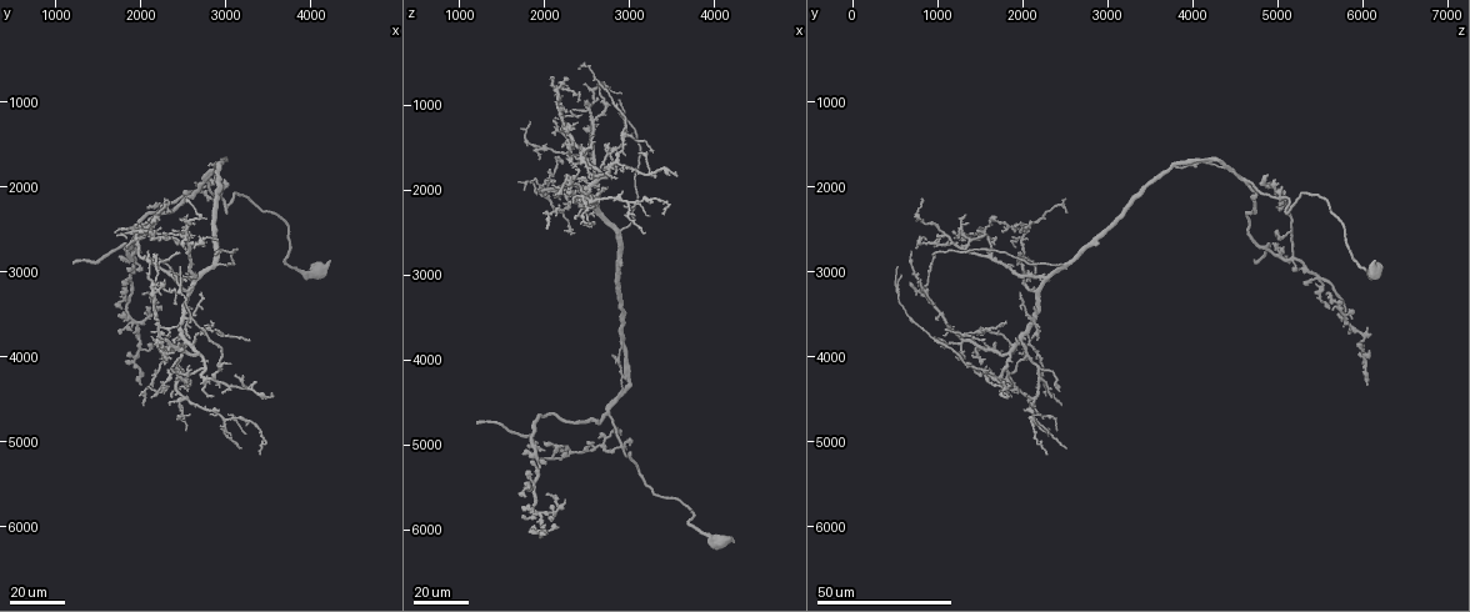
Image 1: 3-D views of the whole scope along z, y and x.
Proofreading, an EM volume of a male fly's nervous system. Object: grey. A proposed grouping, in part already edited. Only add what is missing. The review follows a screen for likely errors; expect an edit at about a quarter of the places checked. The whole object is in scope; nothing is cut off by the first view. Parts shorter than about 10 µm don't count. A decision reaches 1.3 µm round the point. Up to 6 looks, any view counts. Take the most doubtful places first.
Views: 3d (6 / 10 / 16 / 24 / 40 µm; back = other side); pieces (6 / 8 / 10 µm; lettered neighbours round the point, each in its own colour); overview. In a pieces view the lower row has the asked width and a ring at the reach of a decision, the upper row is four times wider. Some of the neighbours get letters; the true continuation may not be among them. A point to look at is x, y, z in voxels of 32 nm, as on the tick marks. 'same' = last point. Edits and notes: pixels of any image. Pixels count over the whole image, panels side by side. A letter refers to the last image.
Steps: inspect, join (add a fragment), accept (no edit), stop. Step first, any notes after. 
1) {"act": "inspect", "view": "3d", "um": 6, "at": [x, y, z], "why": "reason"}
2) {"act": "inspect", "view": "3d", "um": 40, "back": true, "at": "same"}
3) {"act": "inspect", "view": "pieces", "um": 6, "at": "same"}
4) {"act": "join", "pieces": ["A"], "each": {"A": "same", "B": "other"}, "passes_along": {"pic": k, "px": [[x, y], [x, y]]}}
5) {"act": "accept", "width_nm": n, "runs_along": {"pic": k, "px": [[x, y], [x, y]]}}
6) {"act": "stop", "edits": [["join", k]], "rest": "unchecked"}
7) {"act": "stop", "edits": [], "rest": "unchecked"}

{"act": "inspect", "view": "3d", "um": 24, "at": [2350, 4450, 2350]}

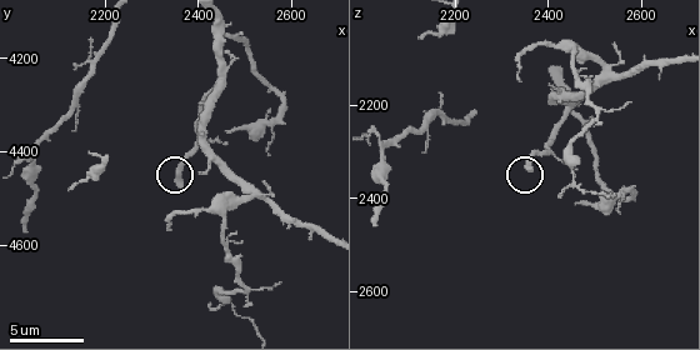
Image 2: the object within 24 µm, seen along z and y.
{"act": "inspect", "view": "pieces", "um": 8, "at": [2360, 4475, 2335], "why": "see the neighbours"}

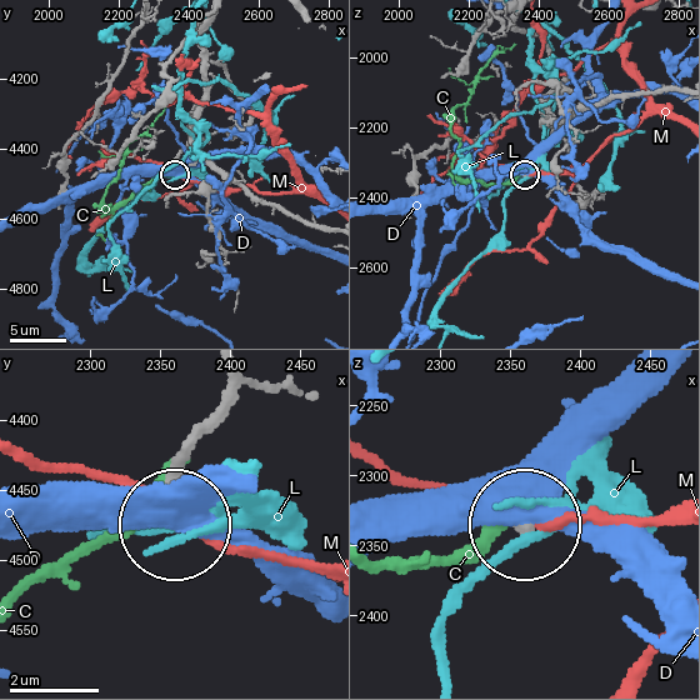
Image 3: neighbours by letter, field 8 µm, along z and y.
{"act": "accept", "each": {"C": "other", "D": "other", "L": "other", "M": "other"}, "found": "no lettered fragment goes on from it"}

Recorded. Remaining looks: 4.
{"act": "inspect", "view": "pieces", "um": 6, "at": [2025, 4570, 2460], "why": "long arm stops here"}

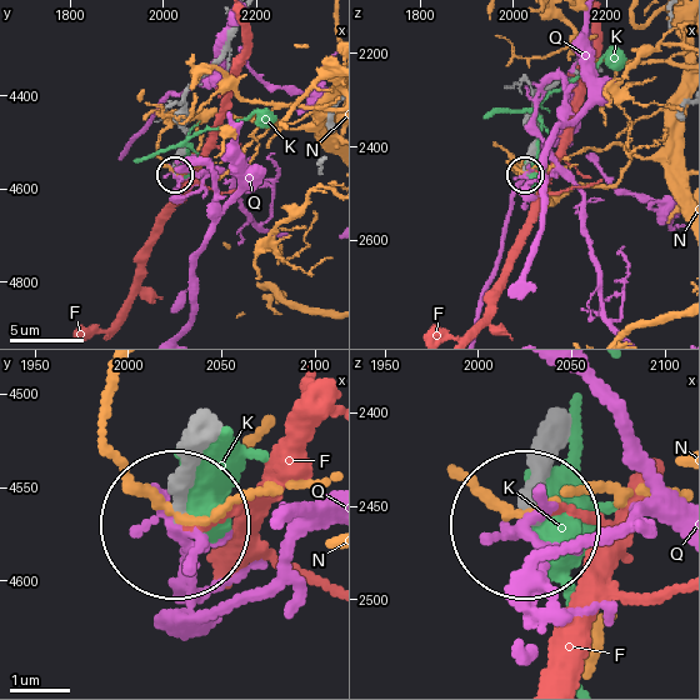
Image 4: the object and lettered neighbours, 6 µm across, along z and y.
{"act": "accept", "width_nm": 200, "each": {"F": "other", "K": "other", "N": "other", "Q": "other"}, "runs_along": {"pic": 4, "px": [[553, 465], [528, 520]]}, "found": "none of them fits"}

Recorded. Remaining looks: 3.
{"act": "inspect", "view": "3d", "um": 24, "at": [1200, 2900, 4750], "why": "end of a long branch"}

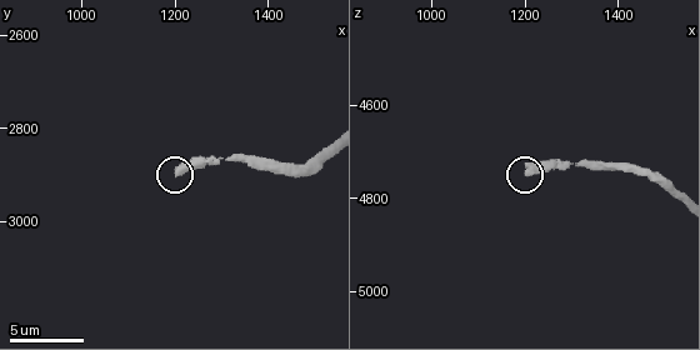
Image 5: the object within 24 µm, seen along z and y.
{"act": "inspect", "view": "pieces", "um": 8, "at": [1210, 2885, 4740], "why": "see the neighbours"}

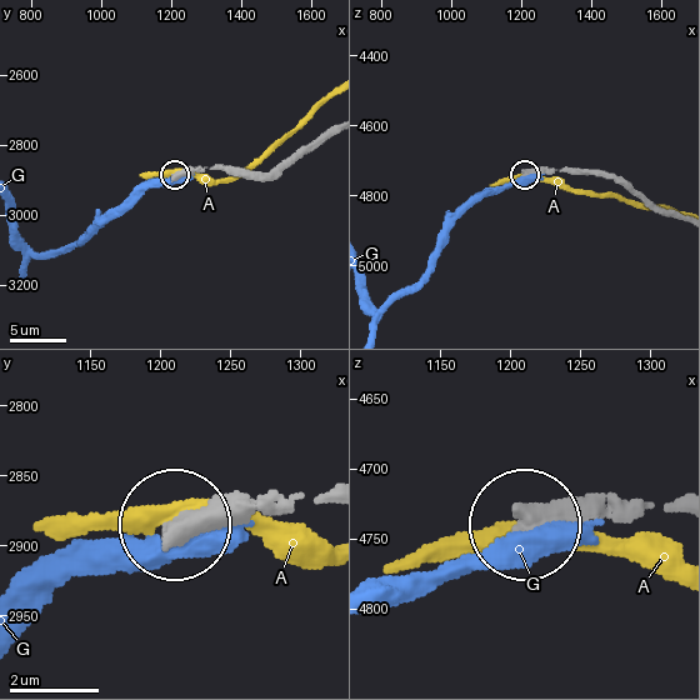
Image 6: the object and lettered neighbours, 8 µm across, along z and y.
{"act": "accept", "each": {"A": "other", "G": "other"}, "found": "none of them fits"}

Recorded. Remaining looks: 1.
{"act": "stop", "edits": [], "rest": "unchecked"}

